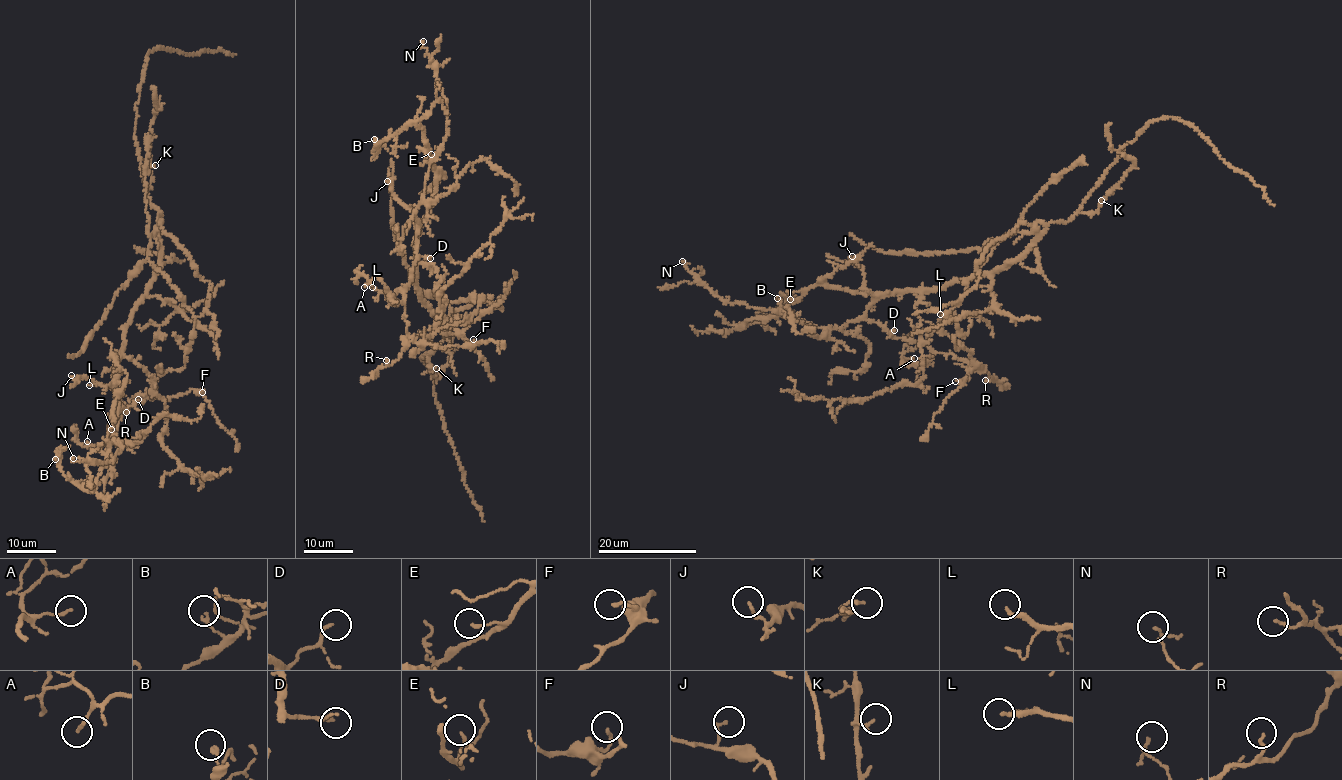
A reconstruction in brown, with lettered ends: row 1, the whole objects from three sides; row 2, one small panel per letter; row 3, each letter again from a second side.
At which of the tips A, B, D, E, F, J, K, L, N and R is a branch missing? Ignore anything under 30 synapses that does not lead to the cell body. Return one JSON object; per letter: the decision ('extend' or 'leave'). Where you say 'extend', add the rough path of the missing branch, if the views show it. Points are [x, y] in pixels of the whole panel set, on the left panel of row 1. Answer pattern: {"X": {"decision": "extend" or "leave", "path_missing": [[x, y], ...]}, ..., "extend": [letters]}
{"A": {"decision": "leave"}, "B": {"decision": "leave"}, "D": {"decision": "extend", "path_missing": [[138, 399], [152, 392], [174, 414], [191, 423], [215, 427], [231, 453]]}, "E": {"decision": "leave"}, "F": {"decision": "leave"}, "J": {"decision": "leave"}, "K": {"decision": "leave"}, "L": {"decision": "leave"}, "N": {"decision": "leave"}, "R": {"decision": "leave"}, "extend": ["D"]}

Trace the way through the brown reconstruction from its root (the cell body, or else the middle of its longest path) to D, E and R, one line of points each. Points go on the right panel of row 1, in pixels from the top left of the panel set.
D: (995, 270), (930, 289), (900, 289), (883, 294), (867, 310), (865, 318), (879, 322), (890, 333), (894, 330)
E: (995, 270), (930, 289), (900, 289), (875, 295), (814, 285), (798, 299), (790, 299)
R: (995, 270), (930, 289), (883, 294), (865, 315), (894, 337), (969, 360), (993, 380), (985, 380)

